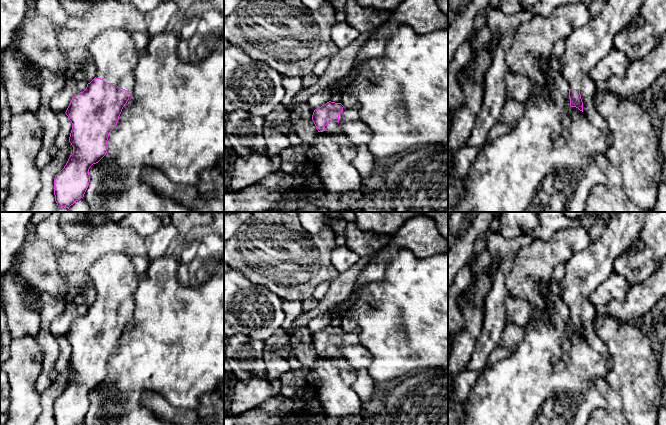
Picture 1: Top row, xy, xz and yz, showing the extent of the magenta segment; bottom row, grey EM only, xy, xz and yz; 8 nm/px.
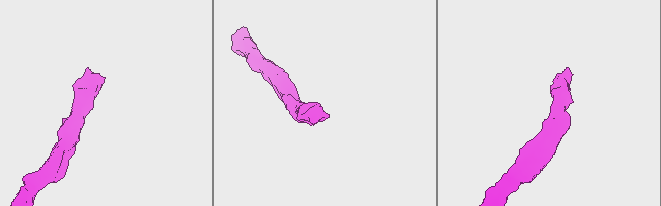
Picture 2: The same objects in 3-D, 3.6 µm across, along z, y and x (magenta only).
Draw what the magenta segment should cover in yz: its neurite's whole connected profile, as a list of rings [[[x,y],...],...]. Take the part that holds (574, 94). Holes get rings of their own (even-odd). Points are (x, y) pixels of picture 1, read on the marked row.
[[[606,0],[601,13],[591,17],[590,21],[574,30],[565,40],[564,53],[559,57],[561,73],[569,86],[570,106],[583,112],[580,88],[583,78],[595,65],[614,48],[613,41],[617,33],[628,26],[635,18],[643,0]]]

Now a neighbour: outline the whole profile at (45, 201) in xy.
[[[68,141],[41,170],[42,187],[28,212],[69,212],[68,208],[58,206],[55,201],[54,178],[64,168],[72,154],[73,146]]]

